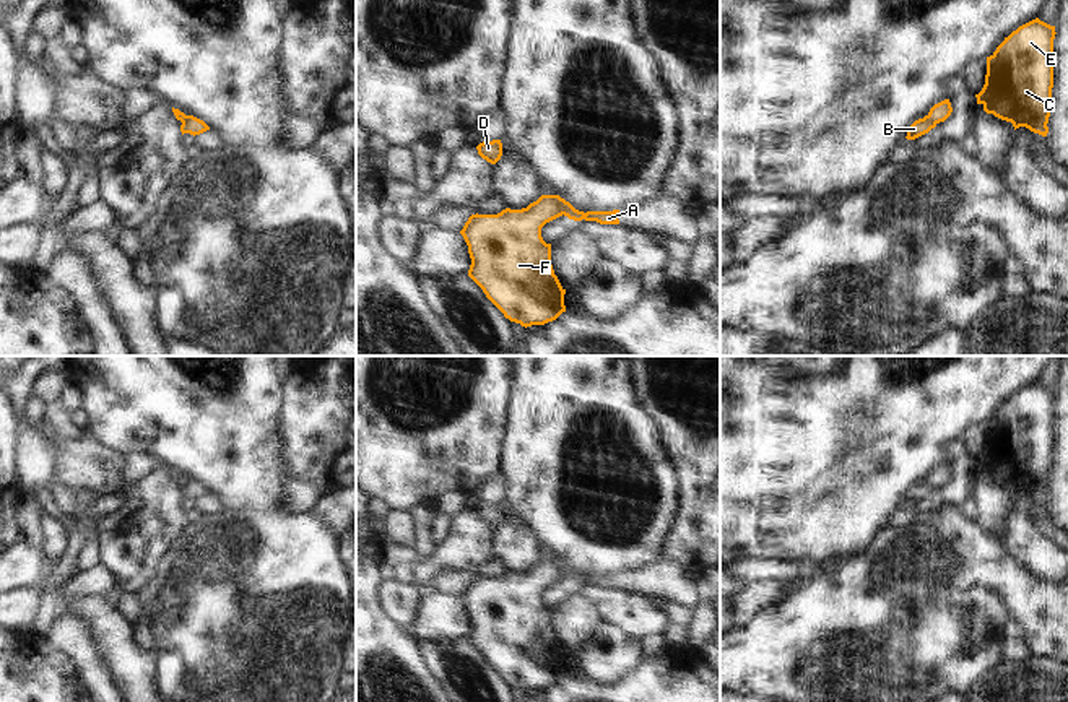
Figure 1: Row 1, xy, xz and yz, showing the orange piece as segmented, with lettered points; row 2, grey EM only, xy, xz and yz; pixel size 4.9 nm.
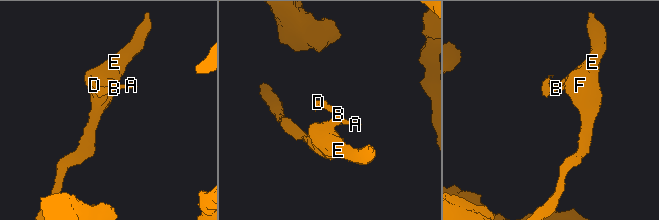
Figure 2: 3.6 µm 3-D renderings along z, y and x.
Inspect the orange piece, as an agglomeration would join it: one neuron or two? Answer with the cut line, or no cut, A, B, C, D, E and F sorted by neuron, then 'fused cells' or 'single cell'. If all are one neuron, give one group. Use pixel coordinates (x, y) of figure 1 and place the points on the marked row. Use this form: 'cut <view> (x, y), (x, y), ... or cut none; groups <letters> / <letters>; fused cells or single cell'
cut xz (550, 195), (563, 213); groups A B D / C E F; fused cells

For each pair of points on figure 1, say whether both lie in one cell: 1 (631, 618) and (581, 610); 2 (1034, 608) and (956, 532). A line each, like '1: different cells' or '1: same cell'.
1: different cells
2: same cell

